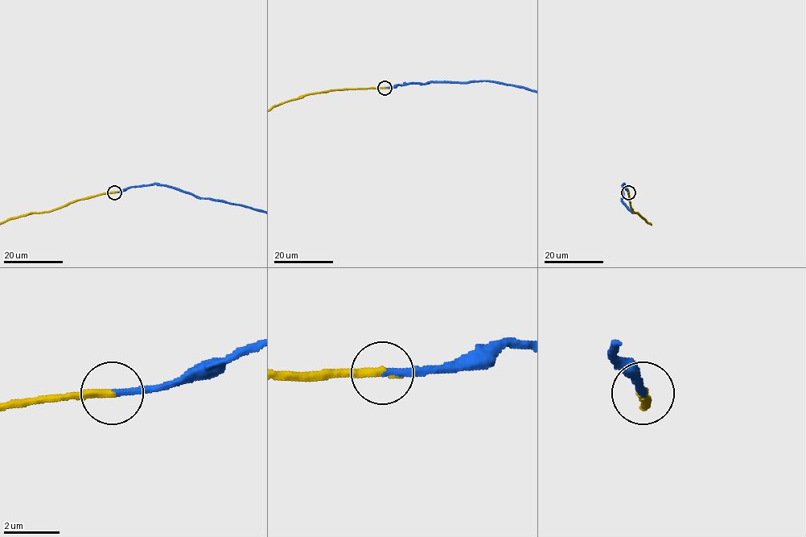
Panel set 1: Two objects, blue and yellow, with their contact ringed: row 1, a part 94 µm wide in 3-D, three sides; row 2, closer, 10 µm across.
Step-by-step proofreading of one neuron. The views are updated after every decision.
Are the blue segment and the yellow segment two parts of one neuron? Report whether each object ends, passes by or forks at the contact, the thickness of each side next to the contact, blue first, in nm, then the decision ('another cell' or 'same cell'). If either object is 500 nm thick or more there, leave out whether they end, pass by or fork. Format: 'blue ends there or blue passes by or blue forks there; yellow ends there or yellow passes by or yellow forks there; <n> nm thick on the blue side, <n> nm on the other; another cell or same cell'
blue ends there; yellow ends there; 240 nm thick on the blue side, 280 nm on the other; same cell

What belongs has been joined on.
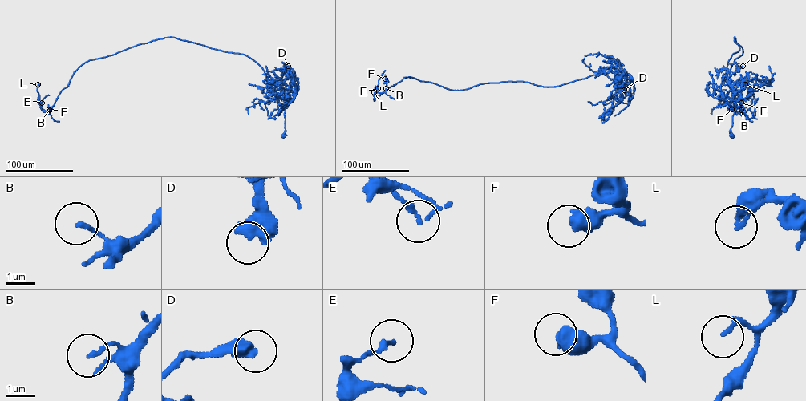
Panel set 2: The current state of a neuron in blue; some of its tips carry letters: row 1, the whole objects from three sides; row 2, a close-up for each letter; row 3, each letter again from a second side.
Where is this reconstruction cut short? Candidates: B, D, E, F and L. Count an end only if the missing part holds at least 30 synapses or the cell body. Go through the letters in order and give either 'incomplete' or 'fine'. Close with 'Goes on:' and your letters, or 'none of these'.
B: fine
D: incomplete
E: fine
F: fine
L: fine
Goes on: D

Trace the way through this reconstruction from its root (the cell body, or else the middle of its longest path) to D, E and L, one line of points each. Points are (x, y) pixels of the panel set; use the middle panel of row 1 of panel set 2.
D: (619, 79), (618, 83), (621, 78), (632, 81), (631, 76), (624, 90)
E: (619, 79), (618, 83), (601, 73), (556, 87), (507, 81), (453, 90), (409, 77), (382, 93), (378, 88)
L: (619, 79), (618, 83), (601, 73), (556, 87), (507, 81), (453, 90), (409, 77), (374, 101), (374, 92)

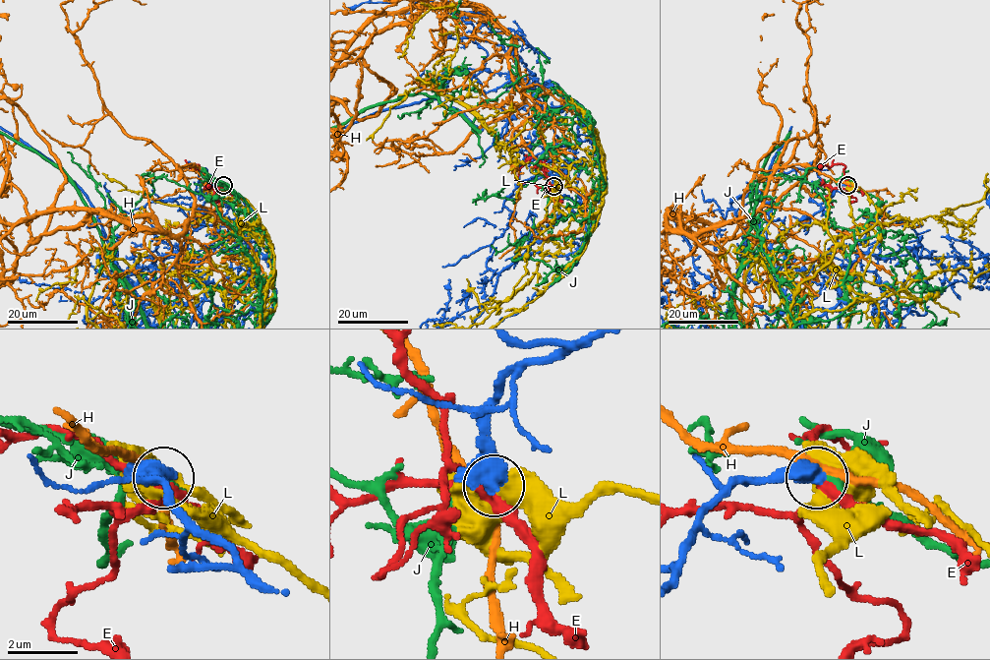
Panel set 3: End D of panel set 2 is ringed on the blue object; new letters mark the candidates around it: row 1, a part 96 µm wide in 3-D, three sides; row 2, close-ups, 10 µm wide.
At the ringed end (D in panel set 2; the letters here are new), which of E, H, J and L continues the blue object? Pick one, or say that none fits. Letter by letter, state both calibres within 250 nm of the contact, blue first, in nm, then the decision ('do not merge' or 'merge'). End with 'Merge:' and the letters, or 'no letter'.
E: 700 nm thick on the blue side, 200 nm on the other; do not merge
H: 700 nm thick on the blue side, 240 nm on the other; do not merge
J: 700 nm thick on the blue side, 140 nm on the other; do not merge
L: 700 nm thick on the blue side, 600 nm on the other; do not merge
Merge: no letter

